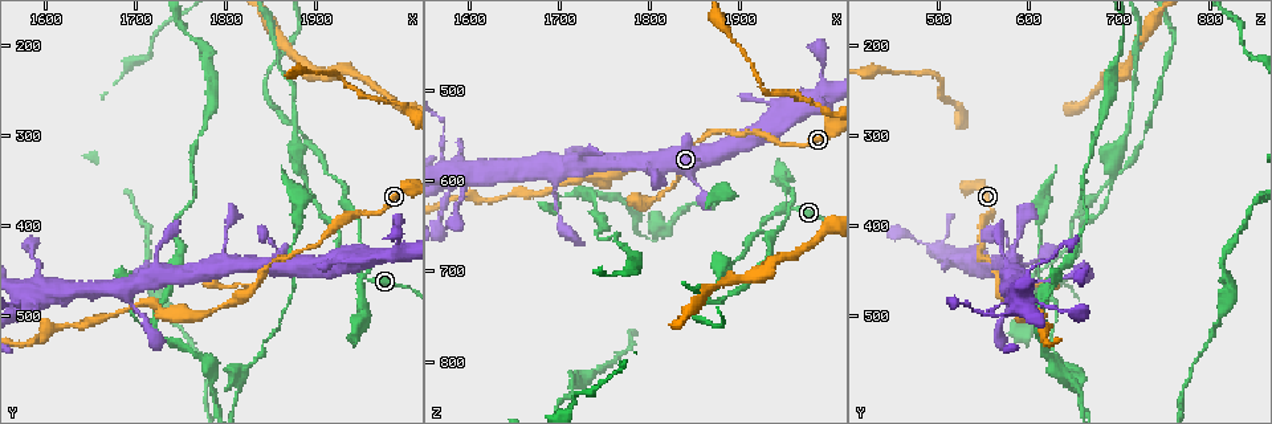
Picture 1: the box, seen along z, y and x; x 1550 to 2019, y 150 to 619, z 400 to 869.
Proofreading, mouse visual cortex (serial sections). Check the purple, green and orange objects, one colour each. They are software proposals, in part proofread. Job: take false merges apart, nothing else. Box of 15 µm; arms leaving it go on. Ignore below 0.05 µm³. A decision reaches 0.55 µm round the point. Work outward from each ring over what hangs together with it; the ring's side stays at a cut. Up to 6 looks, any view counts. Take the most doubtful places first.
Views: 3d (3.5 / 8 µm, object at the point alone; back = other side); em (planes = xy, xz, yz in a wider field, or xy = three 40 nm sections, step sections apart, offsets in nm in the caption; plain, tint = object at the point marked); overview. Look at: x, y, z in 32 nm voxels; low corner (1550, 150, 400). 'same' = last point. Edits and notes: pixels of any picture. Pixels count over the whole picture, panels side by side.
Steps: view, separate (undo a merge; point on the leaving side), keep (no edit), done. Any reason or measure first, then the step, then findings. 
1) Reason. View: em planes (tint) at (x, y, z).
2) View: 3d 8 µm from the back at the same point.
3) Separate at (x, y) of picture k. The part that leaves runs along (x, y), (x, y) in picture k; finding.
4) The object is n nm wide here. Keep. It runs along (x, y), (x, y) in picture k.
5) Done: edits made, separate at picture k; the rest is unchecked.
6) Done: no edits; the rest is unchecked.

Calibre changes. View: 3d 3.5 µm from the back at (1950, 465, 605).

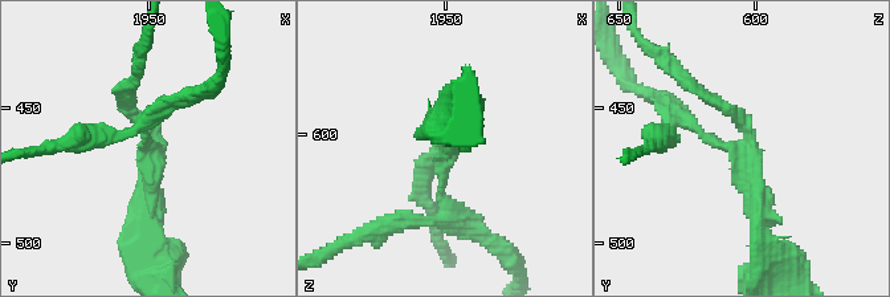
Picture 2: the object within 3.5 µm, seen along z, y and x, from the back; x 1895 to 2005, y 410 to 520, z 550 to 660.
3 arms meet here; the arms are 150, 150, 250 nm wide. View: em xy step 3 (tint) at (1951, 464, 606).

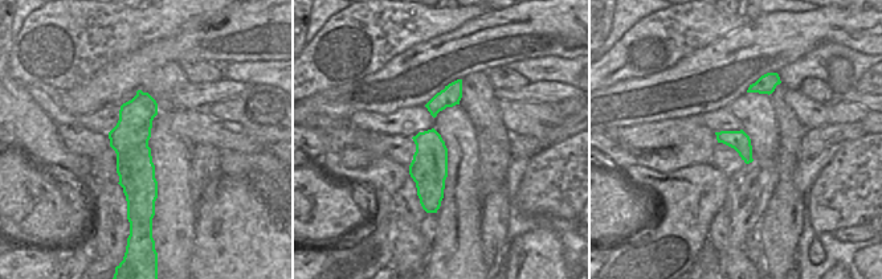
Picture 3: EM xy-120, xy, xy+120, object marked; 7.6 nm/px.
Separate at (425, 173) of picture 2. A border runs along (147, 142), (134, 144), (117, 156) in picture 3; two cells meet here.

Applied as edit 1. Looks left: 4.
Redraw. View: overview.

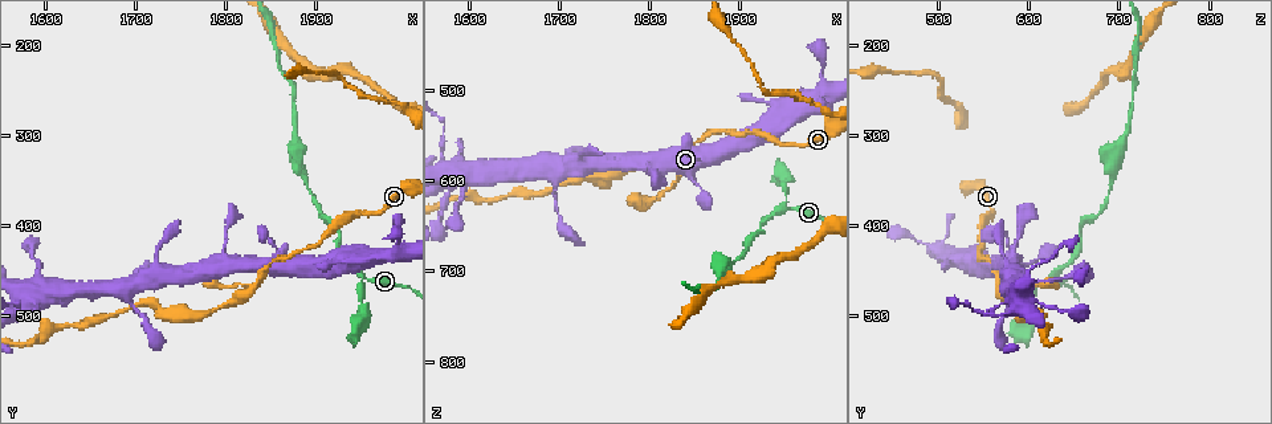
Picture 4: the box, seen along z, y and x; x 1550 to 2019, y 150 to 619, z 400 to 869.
Three arms meet. View: 3d 3.5 µm at (1840, 460, 565).

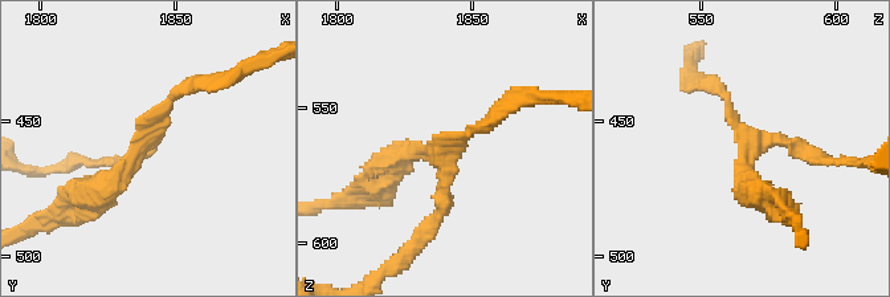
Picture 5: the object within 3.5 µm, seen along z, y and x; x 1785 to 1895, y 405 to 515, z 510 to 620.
3 arms meet here; the arms are 150, 150, 250 nm wide. View: em xy step 2 (tint) at (1839, 456, 568).

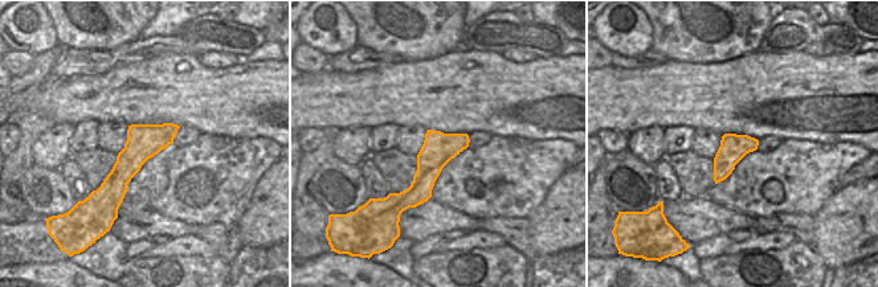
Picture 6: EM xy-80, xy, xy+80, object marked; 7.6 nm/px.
Keep. It runs along (197, 82), (152, 118), (141, 151), (92, 196) in picture 5; continuous, no second cell.

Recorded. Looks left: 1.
Done: edits made, separate at picture 2; the rest is unchecked.

